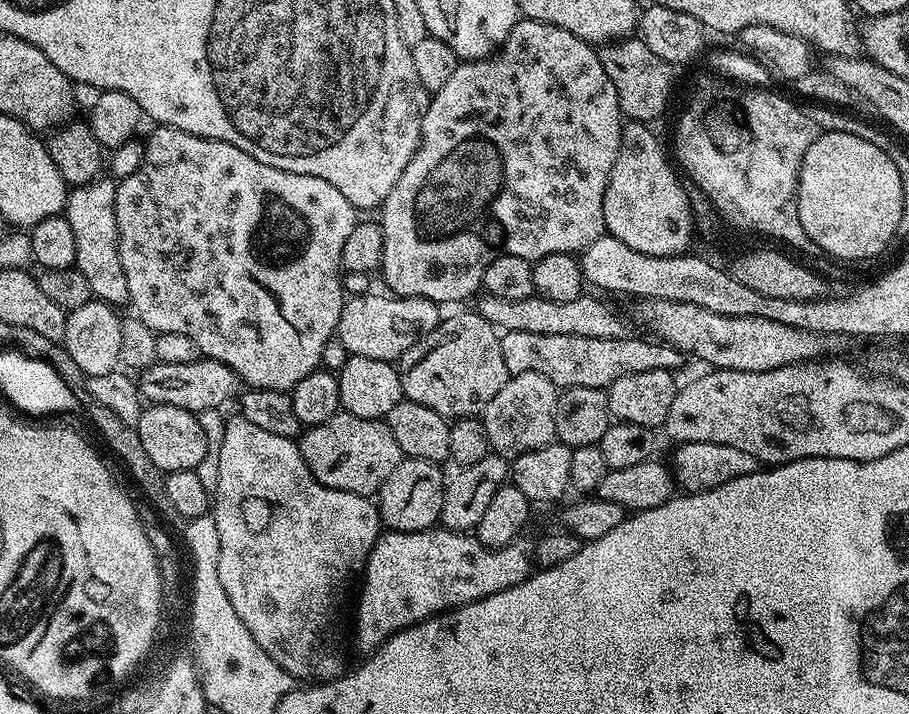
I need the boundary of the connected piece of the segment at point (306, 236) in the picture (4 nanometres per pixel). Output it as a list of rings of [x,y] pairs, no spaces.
[[[167,126],[153,129],[144,140],[142,166],[116,185],[118,258],[122,258],[122,271],[126,273],[126,286],[130,289],[128,304],[131,311],[157,334],[186,334],[186,338],[198,346],[201,357],[230,366],[230,370],[234,370],[237,378],[248,388],[288,392],[302,382],[306,374],[321,367],[326,344],[335,337],[346,299],[342,279],[342,246],[346,246],[346,237],[358,223],[357,208],[337,188],[330,186],[330,182],[310,174],[294,174],[266,166],[266,162],[250,158],[246,150],[238,150],[238,146],[230,146],[230,142],[202,138]]]

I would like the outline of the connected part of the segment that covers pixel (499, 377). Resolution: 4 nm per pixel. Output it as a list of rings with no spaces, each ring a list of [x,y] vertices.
[[[475,310],[460,312],[457,316],[445,315],[423,345],[424,353],[417,360],[415,351],[405,352],[400,357],[398,368],[403,399],[418,402],[418,406],[430,406],[430,410],[452,422],[479,417],[508,381],[500,337],[498,329]]]

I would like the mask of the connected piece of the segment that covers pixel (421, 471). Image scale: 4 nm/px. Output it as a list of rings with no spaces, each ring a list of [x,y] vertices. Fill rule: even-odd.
[[[404,458],[390,470],[390,478],[382,482],[378,493],[380,522],[387,531],[421,532],[439,521],[446,483],[446,475],[440,468],[443,467],[439,463],[430,460]]]

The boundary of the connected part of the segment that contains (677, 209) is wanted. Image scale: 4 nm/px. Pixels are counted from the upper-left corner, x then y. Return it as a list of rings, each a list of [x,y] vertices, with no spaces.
[[[628,122],[623,125],[620,153],[616,155],[614,170],[610,170],[610,182],[604,195],[604,226],[607,235],[618,238],[618,242],[626,242],[630,250],[651,256],[678,256],[685,251],[684,236],[693,235],[693,214],[687,194],[683,192],[681,177],[670,163],[669,153],[668,156],[664,153],[659,138],[648,128],[651,127],[644,122]]]

